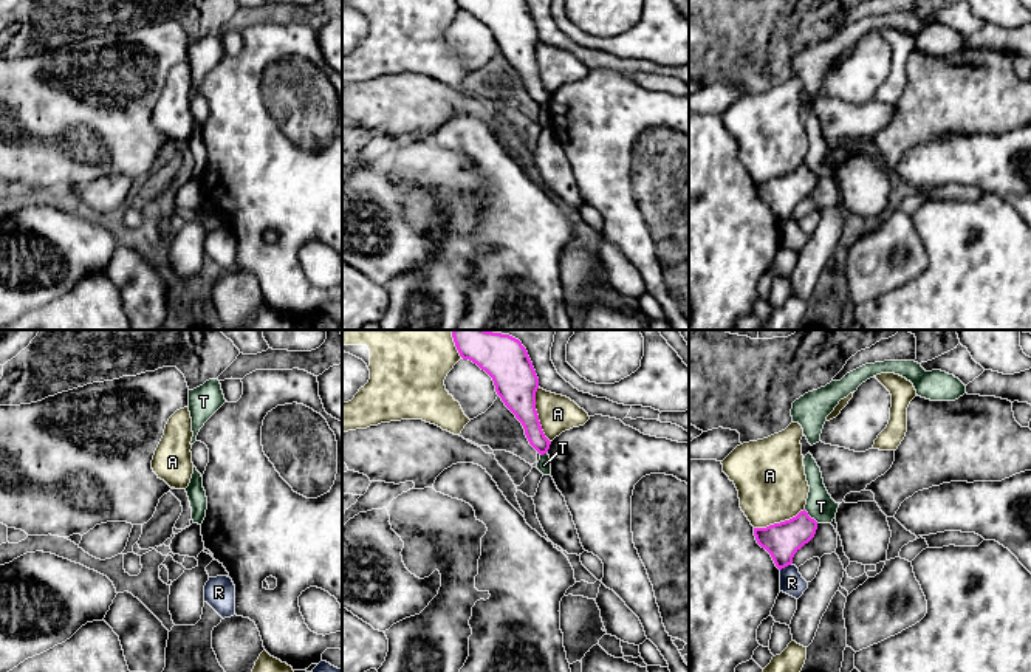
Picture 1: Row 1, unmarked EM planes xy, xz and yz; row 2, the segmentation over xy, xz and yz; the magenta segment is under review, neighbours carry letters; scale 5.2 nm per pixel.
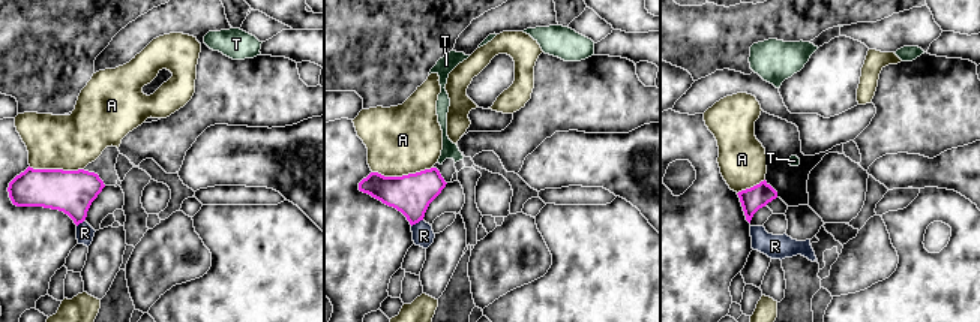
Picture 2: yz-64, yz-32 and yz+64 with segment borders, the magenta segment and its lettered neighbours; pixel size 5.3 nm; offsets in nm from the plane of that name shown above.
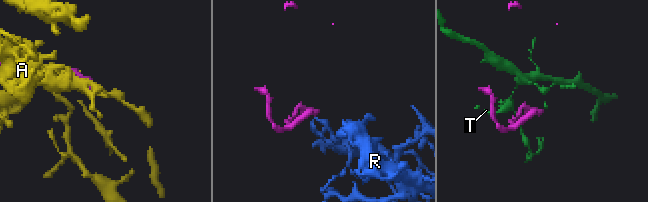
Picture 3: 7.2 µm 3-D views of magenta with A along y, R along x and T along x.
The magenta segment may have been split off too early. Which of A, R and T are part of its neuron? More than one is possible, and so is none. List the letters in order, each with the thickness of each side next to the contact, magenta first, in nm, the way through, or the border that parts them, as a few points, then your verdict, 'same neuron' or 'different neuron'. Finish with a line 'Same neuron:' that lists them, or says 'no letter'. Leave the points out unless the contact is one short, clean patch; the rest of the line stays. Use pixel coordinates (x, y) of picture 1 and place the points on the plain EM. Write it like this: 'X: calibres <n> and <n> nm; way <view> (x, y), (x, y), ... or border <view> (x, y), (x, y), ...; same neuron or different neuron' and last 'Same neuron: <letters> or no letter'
A: calibres 220 and 190 nm; different neuron
R: calibres 190 and 130 nm; different neuron
T: calibres 190 and 150 nm; border yz (804, 163), (818, 175); different neuron
Same neuron: no letter

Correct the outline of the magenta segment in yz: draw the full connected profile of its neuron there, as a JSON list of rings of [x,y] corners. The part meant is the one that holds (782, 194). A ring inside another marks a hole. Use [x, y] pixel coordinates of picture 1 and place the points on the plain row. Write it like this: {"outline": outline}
{"outline": [[[803,163],[796,170],[754,181],[757,197],[765,201],[779,223],[793,217],[794,207],[808,197],[817,183],[817,175]]]}

